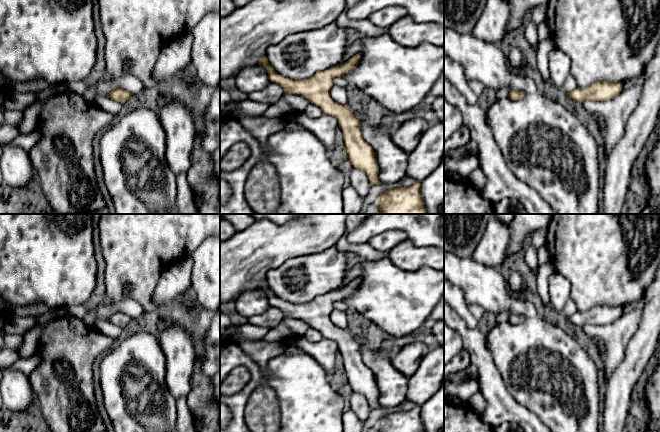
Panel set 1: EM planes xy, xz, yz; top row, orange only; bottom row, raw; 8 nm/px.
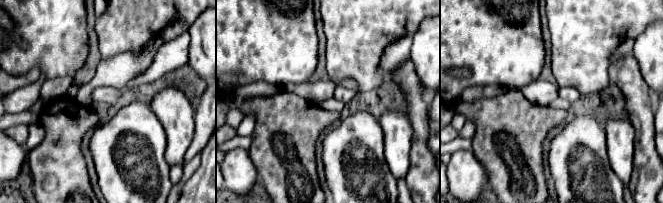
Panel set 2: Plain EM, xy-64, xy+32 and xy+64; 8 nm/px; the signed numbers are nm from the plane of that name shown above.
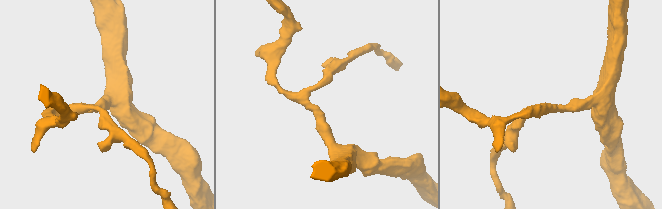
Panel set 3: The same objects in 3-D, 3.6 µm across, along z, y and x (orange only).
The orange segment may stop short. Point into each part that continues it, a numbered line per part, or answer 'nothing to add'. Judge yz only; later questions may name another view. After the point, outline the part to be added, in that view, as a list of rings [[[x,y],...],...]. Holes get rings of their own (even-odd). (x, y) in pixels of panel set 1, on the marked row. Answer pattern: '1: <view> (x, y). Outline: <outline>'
nothing to add

